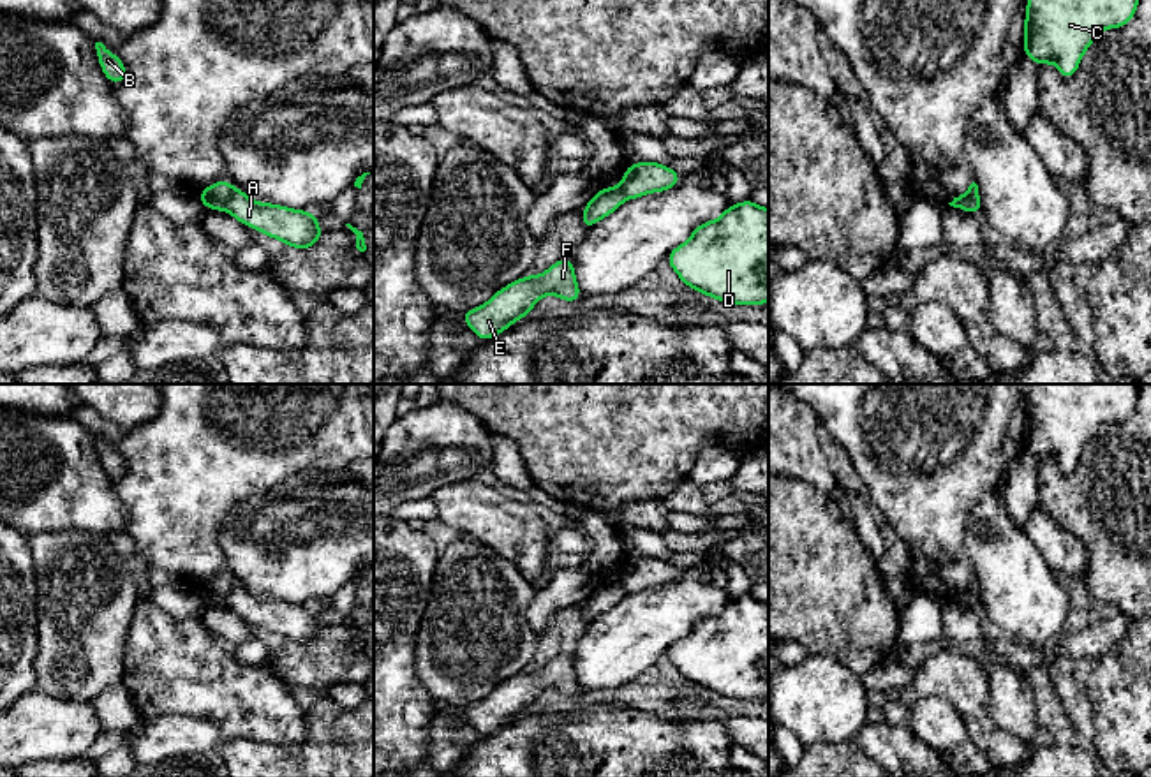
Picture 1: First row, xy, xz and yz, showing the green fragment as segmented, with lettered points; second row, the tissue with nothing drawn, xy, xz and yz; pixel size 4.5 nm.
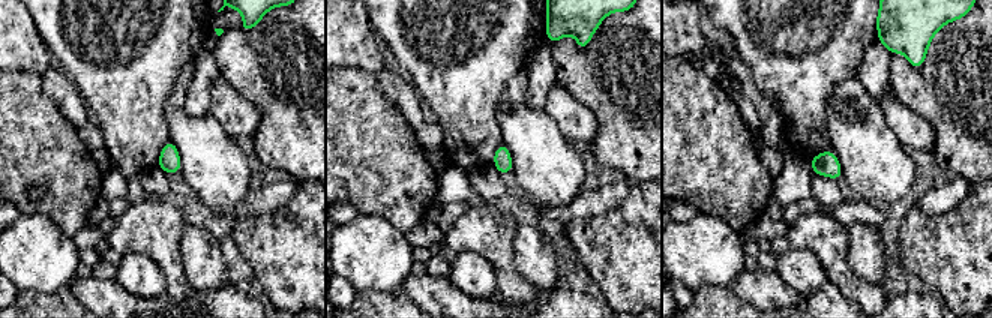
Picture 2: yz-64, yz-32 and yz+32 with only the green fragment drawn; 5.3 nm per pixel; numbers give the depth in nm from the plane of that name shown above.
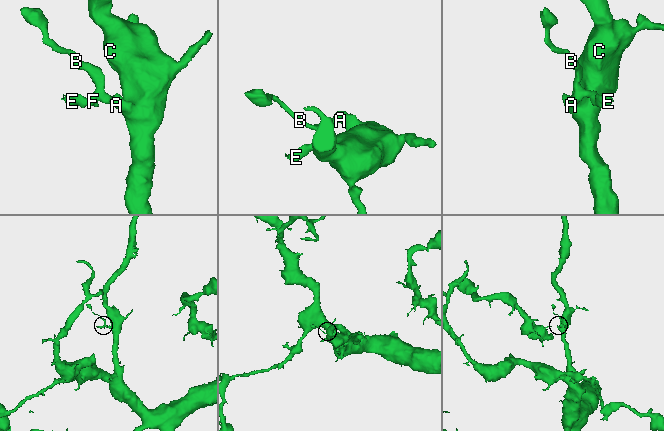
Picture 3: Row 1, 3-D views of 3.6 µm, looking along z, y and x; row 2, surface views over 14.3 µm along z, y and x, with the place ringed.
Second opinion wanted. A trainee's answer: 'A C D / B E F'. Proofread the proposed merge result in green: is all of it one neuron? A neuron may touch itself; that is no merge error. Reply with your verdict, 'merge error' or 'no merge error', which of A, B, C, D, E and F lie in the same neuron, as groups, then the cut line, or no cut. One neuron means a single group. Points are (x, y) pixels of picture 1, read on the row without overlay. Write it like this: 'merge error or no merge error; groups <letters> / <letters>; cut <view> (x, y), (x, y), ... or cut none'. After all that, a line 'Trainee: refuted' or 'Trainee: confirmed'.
merge error; groups A C D / B E F; cut xy (235, 584), (226, 603)
Trainee: confirmed

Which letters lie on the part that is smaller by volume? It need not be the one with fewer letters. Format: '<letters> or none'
B, E, F

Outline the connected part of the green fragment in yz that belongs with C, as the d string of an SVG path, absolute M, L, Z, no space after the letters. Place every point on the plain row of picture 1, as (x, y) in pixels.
M1033 384L1026 398L1024 449L1038 460L1052 456L1070 474L1086 444L1105 423L1123 423L1139 402L1140 384Z

